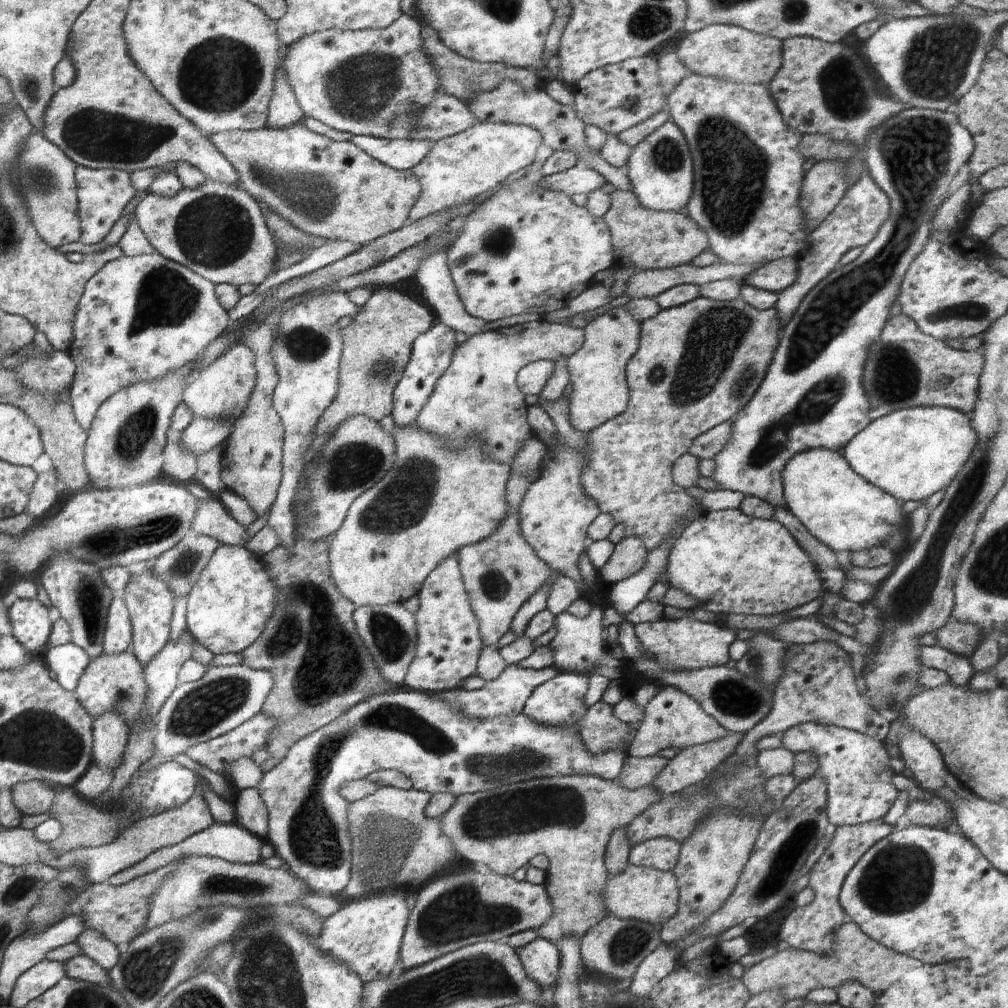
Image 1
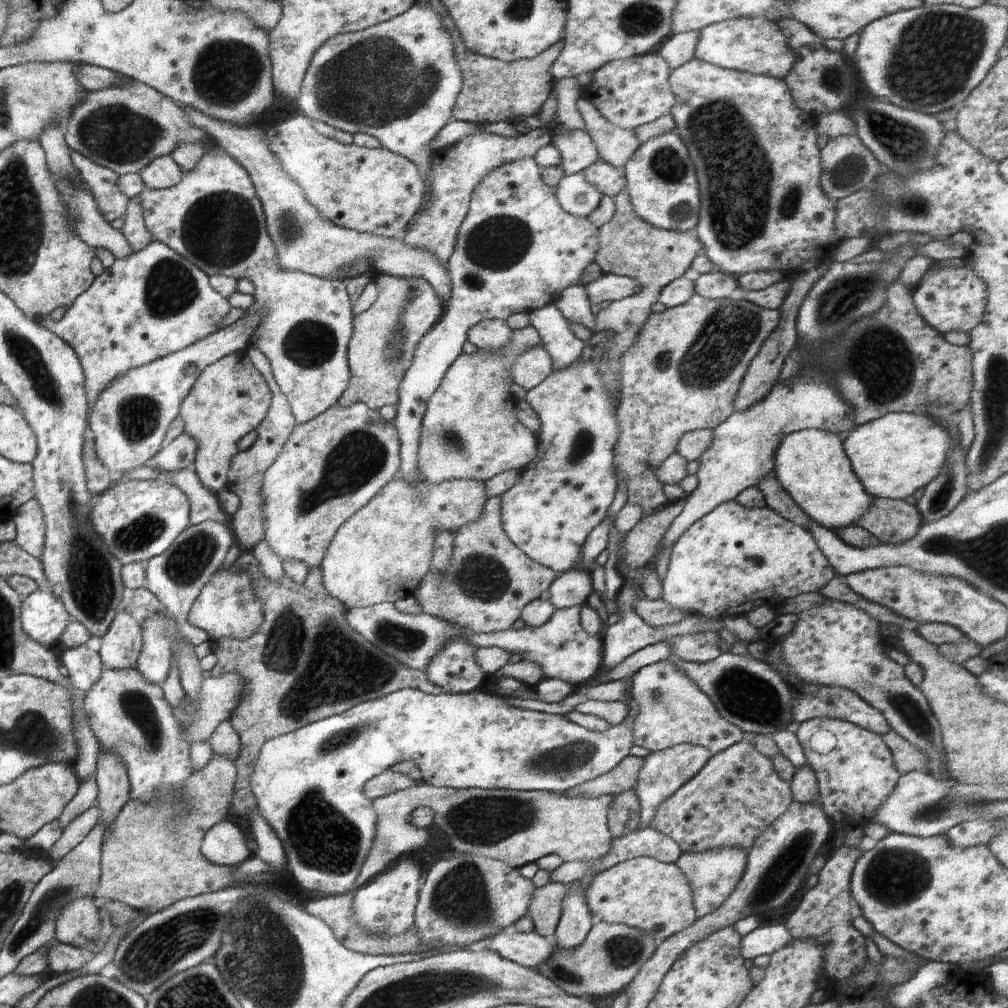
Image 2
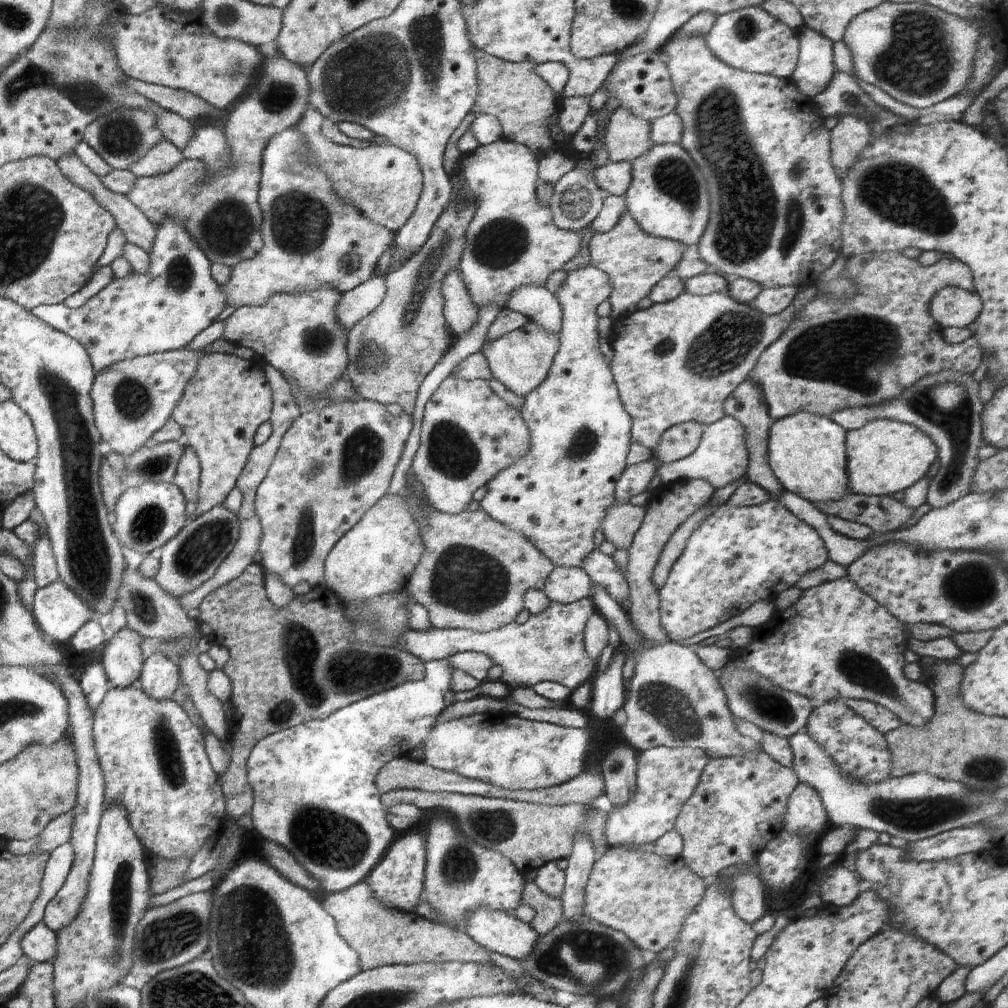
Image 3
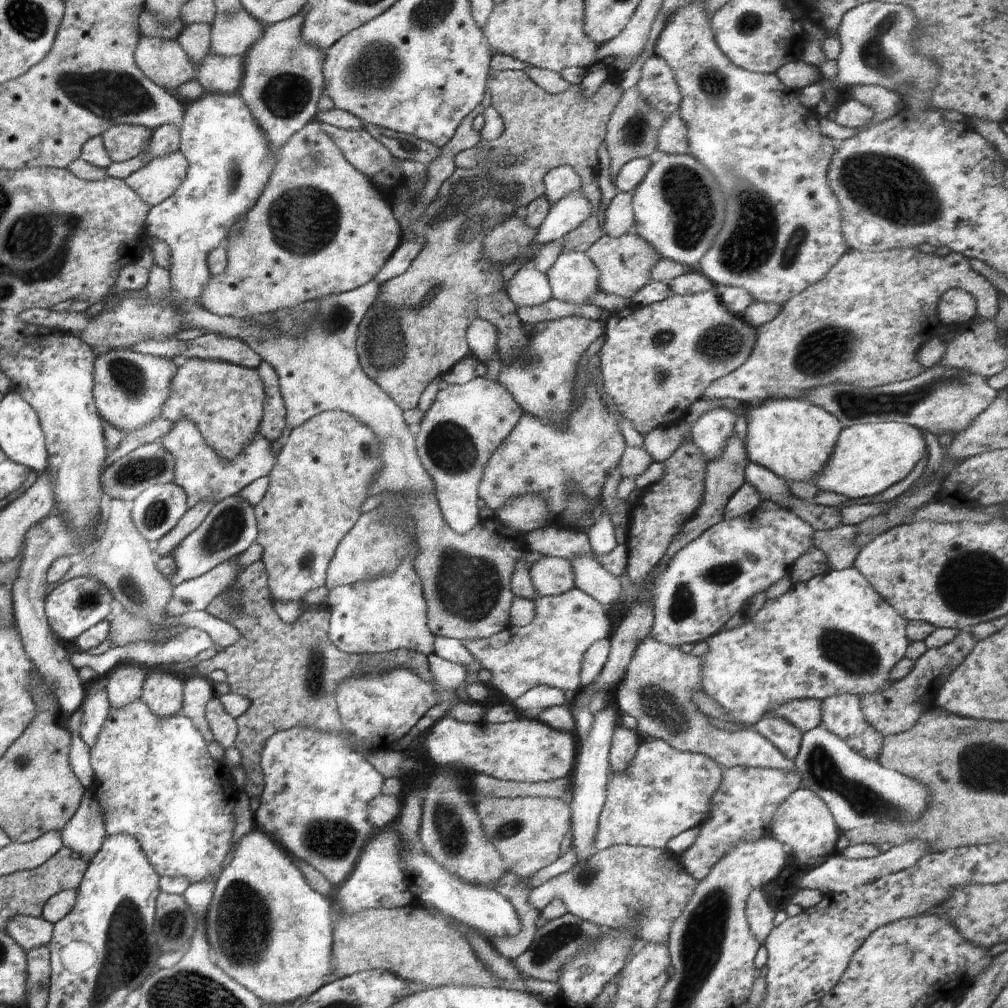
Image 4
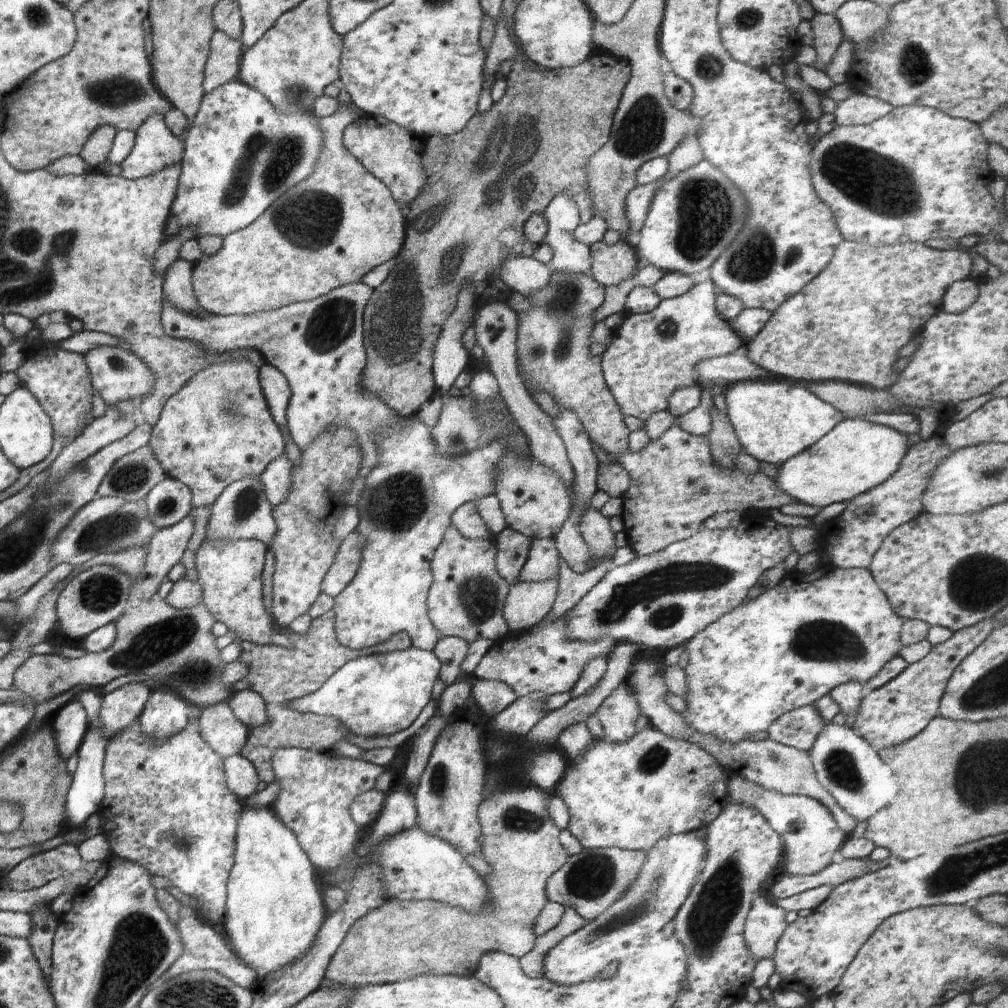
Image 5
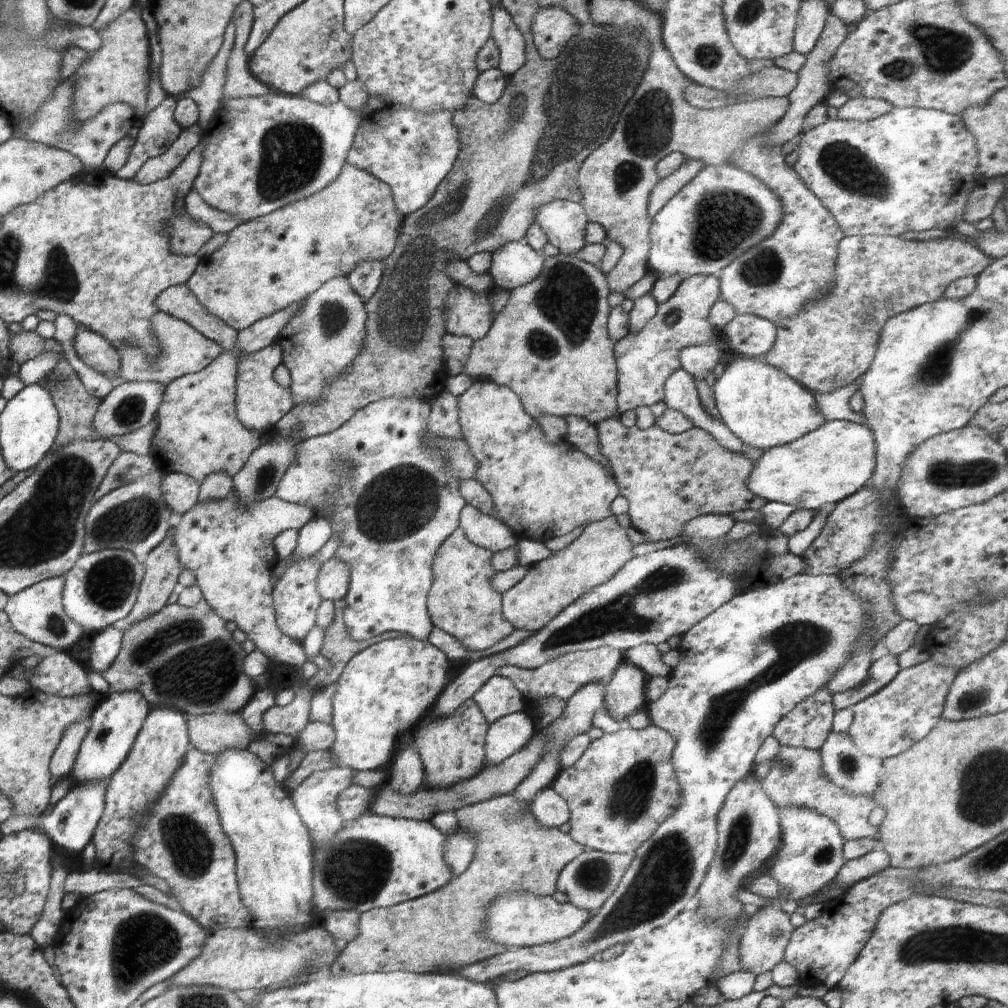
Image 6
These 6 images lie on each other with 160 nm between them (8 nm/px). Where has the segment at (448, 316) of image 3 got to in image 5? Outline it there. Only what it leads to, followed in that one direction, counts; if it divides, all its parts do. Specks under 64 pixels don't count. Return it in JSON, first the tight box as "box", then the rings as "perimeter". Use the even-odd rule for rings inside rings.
{"box":[474,302,616,566],"perimeter":[[[486,302],[478,310],[474,320],[475,341],[484,351],[483,358],[488,362],[489,372],[498,381],[499,396],[505,401],[513,422],[528,439],[530,458],[553,470],[560,477],[560,480],[572,490],[575,474],[573,466],[567,457],[566,447],[548,414],[532,400],[519,372],[517,357],[517,330],[519,320],[517,315],[508,306],[507,302]],[[591,504],[583,510],[583,515],[579,520],[579,529],[586,544],[593,552],[593,566],[605,557],[612,547],[616,551],[615,532],[611,529],[609,518],[594,509]]]}

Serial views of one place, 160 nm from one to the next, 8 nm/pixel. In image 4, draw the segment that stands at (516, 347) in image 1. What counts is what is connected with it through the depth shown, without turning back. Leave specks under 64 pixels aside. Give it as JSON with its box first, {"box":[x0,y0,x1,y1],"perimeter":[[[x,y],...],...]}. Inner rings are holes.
{"box":[416,377,523,532],"perimeter":[[[474,377],[463,385],[443,385],[416,432],[416,450],[436,488],[437,503],[454,532],[471,531],[480,522],[477,486],[491,454],[523,415],[520,405],[497,380]]]}

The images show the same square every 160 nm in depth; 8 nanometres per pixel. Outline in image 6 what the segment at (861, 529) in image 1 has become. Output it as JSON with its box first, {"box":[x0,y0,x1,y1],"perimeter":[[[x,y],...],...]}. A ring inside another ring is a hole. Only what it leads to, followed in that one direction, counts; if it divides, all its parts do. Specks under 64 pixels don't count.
{"box":[713,355,826,452],"perimeter":[[[735,355],[716,380],[713,395],[721,421],[732,434],[762,452],[802,438],[826,422],[812,392],[761,358]]]}

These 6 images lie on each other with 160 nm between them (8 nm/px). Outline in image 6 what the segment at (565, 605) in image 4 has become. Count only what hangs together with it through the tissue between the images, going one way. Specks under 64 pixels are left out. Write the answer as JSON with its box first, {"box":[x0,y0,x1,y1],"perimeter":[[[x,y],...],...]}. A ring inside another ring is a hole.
{"box":[495,647,623,720],"perimeter":[[[600,647],[591,651],[576,651],[573,653],[565,654],[564,656],[554,658],[551,661],[545,662],[544,664],[538,665],[533,669],[525,669],[522,667],[512,665],[502,665],[496,669],[495,674],[501,677],[506,677],[511,680],[515,687],[522,693],[524,711],[532,720],[531,712],[533,711],[536,701],[543,699],[544,697],[555,696],[567,701],[578,689],[581,689],[588,682],[592,681],[606,681],[615,673],[617,667],[621,664],[621,656],[623,652],[614,647]]]}

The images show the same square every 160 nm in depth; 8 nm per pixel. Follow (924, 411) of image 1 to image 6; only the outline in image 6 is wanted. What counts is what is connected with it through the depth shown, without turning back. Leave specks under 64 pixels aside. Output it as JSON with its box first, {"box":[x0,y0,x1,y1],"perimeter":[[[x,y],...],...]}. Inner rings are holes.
{"box":[747,420,876,511],"perimeter":[[[852,420],[826,421],[820,428],[805,434],[802,438],[763,451],[753,464],[747,485],[756,496],[761,496],[767,501],[786,503],[796,509],[820,511],[831,508],[870,484],[876,466],[875,450],[875,436],[870,427],[854,423]]]}

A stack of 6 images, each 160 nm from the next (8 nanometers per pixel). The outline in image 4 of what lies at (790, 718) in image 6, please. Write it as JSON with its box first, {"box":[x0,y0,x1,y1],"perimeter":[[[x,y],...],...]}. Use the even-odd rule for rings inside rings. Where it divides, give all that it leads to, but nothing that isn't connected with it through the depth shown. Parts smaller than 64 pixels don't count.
{"box":[752,715,802,761],"perimeter":[[[762,715],[752,728],[772,742],[789,761],[796,758],[802,742],[802,733],[792,723],[771,715]]]}

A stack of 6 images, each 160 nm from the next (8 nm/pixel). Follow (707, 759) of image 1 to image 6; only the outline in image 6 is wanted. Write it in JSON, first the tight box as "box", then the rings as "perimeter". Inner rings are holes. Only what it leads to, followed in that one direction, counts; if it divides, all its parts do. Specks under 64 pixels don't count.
{"box":[551,723,681,854],"perimeter":[[[652,723],[643,729],[626,725],[591,741],[586,752],[571,767],[562,769],[551,786],[569,806],[572,840],[588,850],[634,854],[680,804],[681,786],[672,762],[675,744],[668,732]]]}

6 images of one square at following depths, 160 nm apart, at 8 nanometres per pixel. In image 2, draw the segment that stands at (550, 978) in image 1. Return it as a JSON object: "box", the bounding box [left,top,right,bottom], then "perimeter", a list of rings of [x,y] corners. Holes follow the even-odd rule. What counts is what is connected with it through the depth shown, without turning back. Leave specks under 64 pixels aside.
{"box":[481,925,555,968],"perimeter":[[[513,925],[485,939],[481,945],[497,952],[506,960],[530,968],[544,964],[544,960],[552,956],[555,948],[551,938],[542,937],[535,931],[518,932]]]}

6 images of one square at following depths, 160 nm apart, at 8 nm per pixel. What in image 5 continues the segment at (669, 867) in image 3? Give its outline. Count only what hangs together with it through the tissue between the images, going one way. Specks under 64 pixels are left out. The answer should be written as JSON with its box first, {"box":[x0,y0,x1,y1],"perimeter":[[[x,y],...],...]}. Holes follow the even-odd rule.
{"box":[545,848,646,921],"perimeter":[[[583,848],[579,854],[568,856],[566,862],[550,875],[545,888],[548,900],[569,906],[586,921],[594,920],[632,886],[646,859],[646,852],[640,849]]]}

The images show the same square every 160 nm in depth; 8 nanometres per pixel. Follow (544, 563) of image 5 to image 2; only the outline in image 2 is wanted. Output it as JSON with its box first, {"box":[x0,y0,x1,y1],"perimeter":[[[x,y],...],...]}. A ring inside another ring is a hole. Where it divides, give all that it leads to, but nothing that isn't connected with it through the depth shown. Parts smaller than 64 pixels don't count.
{"box":[545,569,593,609],"perimeter":[[[573,569],[558,575],[545,597],[555,609],[584,606],[593,591],[592,583],[591,573]]]}

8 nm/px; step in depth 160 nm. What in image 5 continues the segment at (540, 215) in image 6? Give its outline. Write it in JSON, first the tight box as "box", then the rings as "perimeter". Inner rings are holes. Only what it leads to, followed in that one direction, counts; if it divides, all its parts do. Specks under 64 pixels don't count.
{"box":[541,191,592,274],"perimeter":[[[566,191],[556,193],[542,213],[547,220],[547,233],[541,242],[549,244],[554,252],[548,265],[551,270],[554,270],[556,273],[590,274],[592,264],[591,248],[578,242],[573,237],[574,229],[581,223],[575,200]]]}

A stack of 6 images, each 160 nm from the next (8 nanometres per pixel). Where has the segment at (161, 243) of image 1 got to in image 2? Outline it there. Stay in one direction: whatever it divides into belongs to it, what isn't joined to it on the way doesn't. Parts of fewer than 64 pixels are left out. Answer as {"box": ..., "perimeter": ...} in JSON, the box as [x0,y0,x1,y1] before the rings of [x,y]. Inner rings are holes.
{"box":[136,147,354,425],"perimeter":[[[216,147],[212,150],[209,148],[204,156],[198,160],[196,168],[192,168],[190,172],[184,173],[178,184],[166,189],[150,189],[146,186],[143,192],[140,192],[140,195],[137,195],[136,198],[140,200],[142,206],[146,229],[155,237],[155,240],[170,246],[170,248],[176,250],[180,256],[188,258],[192,264],[196,264],[198,268],[206,272],[209,278],[214,274],[222,274],[233,277],[236,280],[248,278],[252,281],[252,284],[255,285],[255,294],[253,295],[254,304],[245,310],[244,318],[251,312],[264,312],[264,320],[262,320],[262,322],[258,324],[258,328],[254,330],[250,346],[255,346],[259,348],[260,352],[266,354],[275,380],[278,382],[280,389],[286,394],[288,401],[291,402],[292,412],[295,413],[296,425],[308,422],[308,420],[315,418],[318,414],[324,412],[324,410],[328,410],[328,408],[331,408],[334,404],[339,403],[340,396],[346,391],[350,383],[350,370],[347,364],[347,347],[352,337],[354,318],[353,312],[351,311],[350,298],[346,291],[346,281],[330,278],[322,279],[300,272],[288,272],[288,270],[284,270],[283,266],[280,266],[279,252],[276,252],[275,244],[267,232],[266,214],[263,210],[263,204],[255,192],[255,184],[251,180],[251,174],[248,173],[246,169],[243,169],[243,165],[240,164],[238,160],[234,160],[232,156],[228,156],[228,152],[224,152],[222,148]]]}

